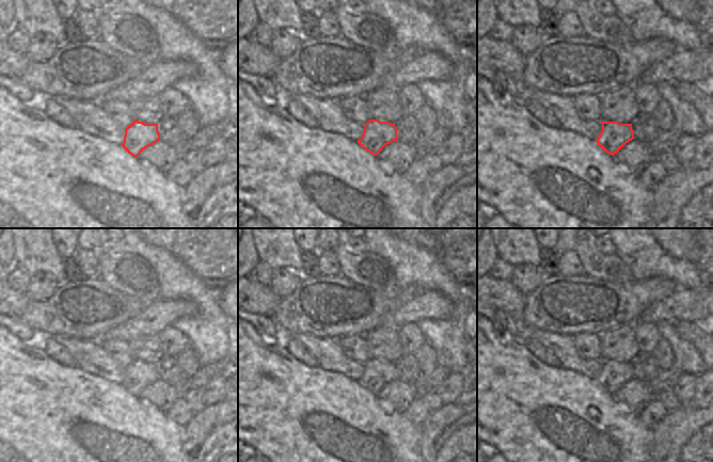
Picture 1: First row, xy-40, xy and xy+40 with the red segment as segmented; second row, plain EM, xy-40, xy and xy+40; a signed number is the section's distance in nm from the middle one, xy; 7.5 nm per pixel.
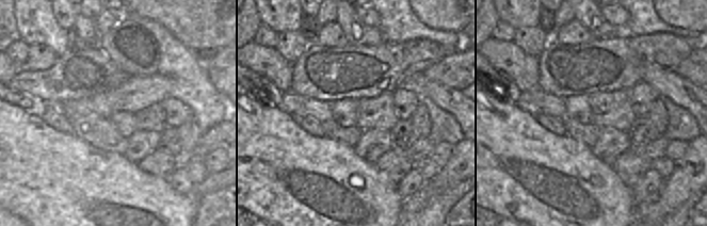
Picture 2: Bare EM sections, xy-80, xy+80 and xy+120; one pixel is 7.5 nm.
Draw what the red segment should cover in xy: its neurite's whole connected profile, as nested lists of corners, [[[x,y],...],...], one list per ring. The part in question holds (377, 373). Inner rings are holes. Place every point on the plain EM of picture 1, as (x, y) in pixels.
[[[369,359],[364,364],[363,375],[356,381],[369,393],[377,395],[385,384],[394,380],[397,380],[395,363]]]

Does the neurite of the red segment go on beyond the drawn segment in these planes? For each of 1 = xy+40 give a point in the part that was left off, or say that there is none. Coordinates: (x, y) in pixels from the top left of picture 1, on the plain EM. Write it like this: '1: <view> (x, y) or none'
1: none

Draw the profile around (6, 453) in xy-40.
[[[0,441],[0,462],[22,462],[22,460],[11,446]]]

